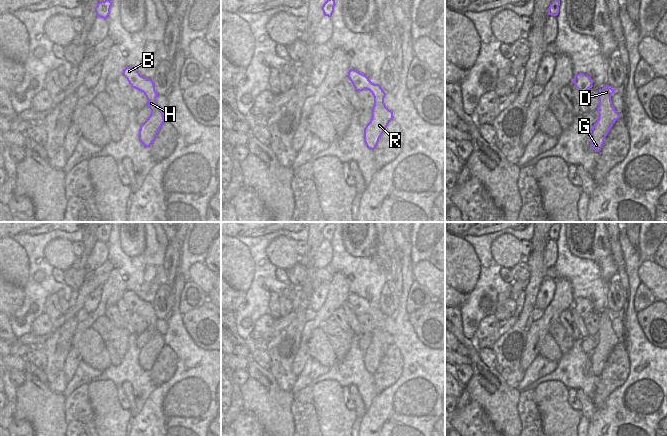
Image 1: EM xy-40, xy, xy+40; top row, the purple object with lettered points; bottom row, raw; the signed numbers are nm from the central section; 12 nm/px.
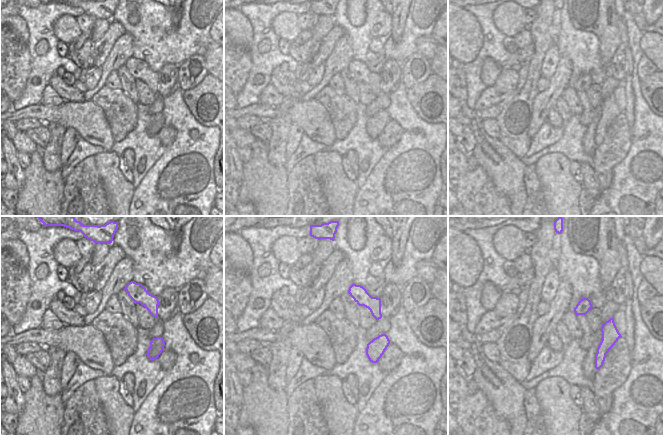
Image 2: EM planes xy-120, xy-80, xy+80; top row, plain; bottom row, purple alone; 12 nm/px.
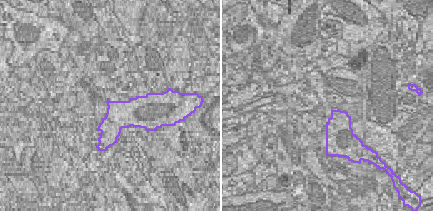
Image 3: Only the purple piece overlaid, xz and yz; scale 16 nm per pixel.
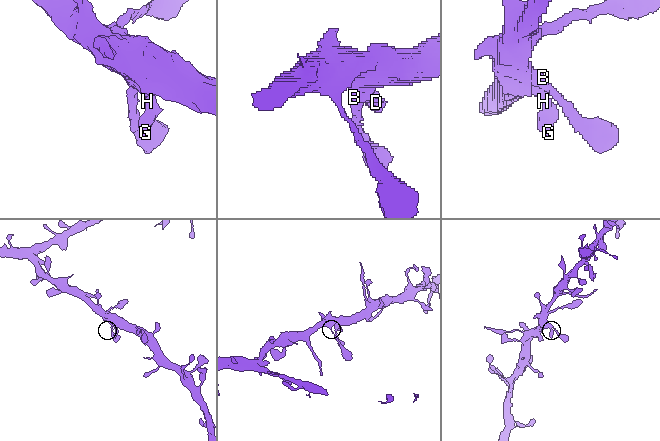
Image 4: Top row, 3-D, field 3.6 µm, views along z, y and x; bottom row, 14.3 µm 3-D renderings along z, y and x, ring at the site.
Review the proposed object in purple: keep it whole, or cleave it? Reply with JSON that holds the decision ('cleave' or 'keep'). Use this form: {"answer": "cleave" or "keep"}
{"answer": "keep"}

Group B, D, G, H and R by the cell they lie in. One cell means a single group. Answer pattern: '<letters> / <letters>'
B D G H R

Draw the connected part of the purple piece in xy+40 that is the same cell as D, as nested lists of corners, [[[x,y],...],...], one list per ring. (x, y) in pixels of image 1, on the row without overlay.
[[[609,309],[599,313],[599,330],[597,332],[598,344],[589,354],[591,370],[595,376],[599,376],[611,351],[621,339],[612,330],[611,320],[615,317]]]

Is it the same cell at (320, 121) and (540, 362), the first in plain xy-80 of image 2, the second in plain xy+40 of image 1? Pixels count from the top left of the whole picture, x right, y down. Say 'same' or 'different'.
different

